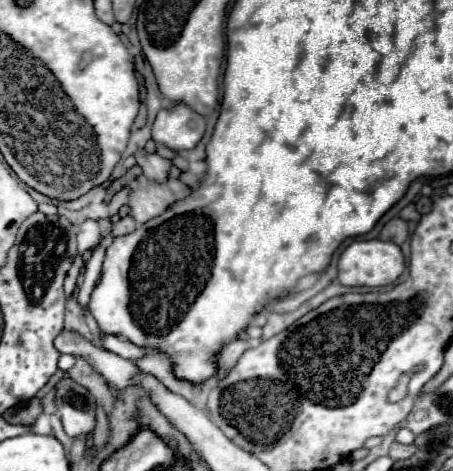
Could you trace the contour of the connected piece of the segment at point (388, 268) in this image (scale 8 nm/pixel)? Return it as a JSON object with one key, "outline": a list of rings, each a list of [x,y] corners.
{"outline":[[[371,239],[371,241],[353,241],[339,257],[339,281],[347,287],[383,287],[393,283],[405,269],[405,257],[399,245],[391,241]]]}

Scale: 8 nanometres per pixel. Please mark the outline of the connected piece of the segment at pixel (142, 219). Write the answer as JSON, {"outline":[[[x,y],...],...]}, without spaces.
{"outline":[[[169,179],[167,183],[147,183],[145,187],[137,187],[131,191],[129,207],[131,215],[137,223],[147,223],[149,219],[161,215],[175,201],[185,199],[191,193],[191,187],[181,183],[179,179]]]}

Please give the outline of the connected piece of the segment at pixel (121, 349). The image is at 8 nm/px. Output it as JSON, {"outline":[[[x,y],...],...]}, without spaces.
{"outline":[[[103,335],[103,339],[99,341],[99,345],[111,353],[117,353],[125,359],[131,359],[131,361],[137,361],[145,355],[145,349],[143,347],[137,347],[133,345],[131,341],[123,339],[123,337],[117,337],[117,335]]]}

